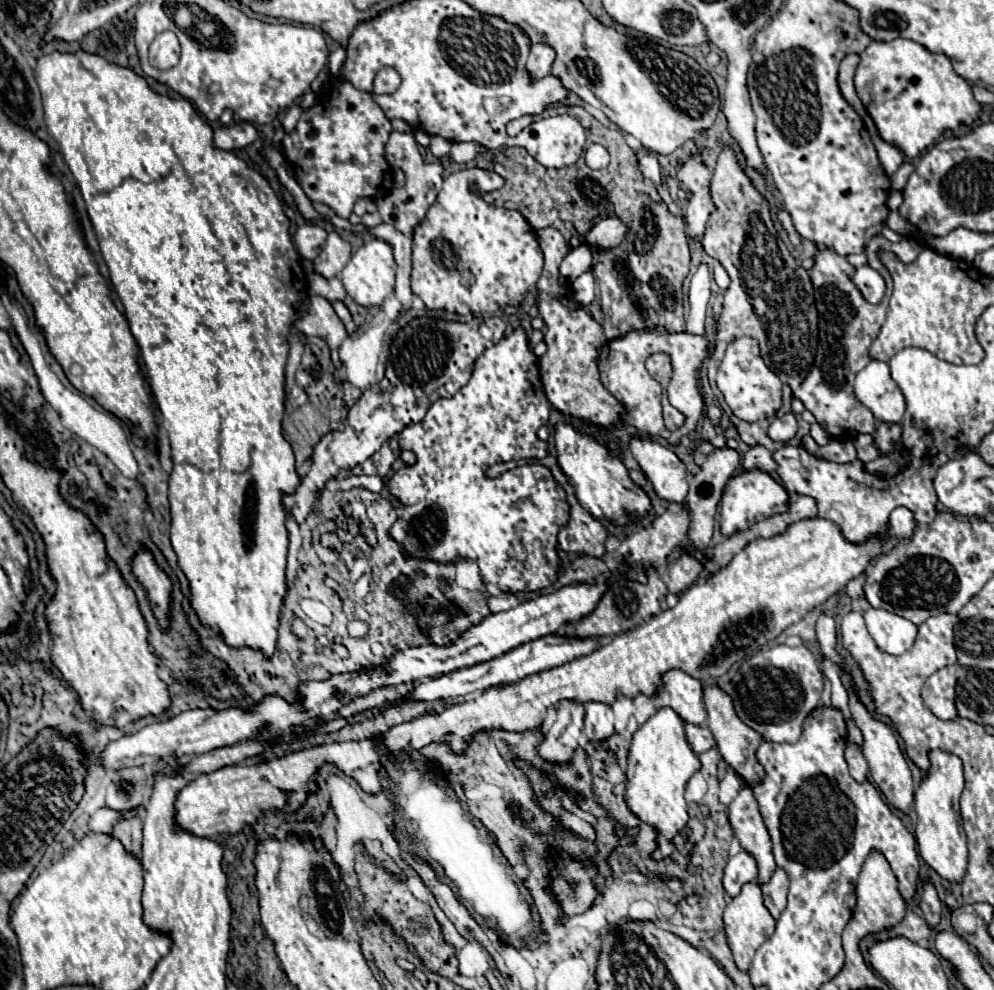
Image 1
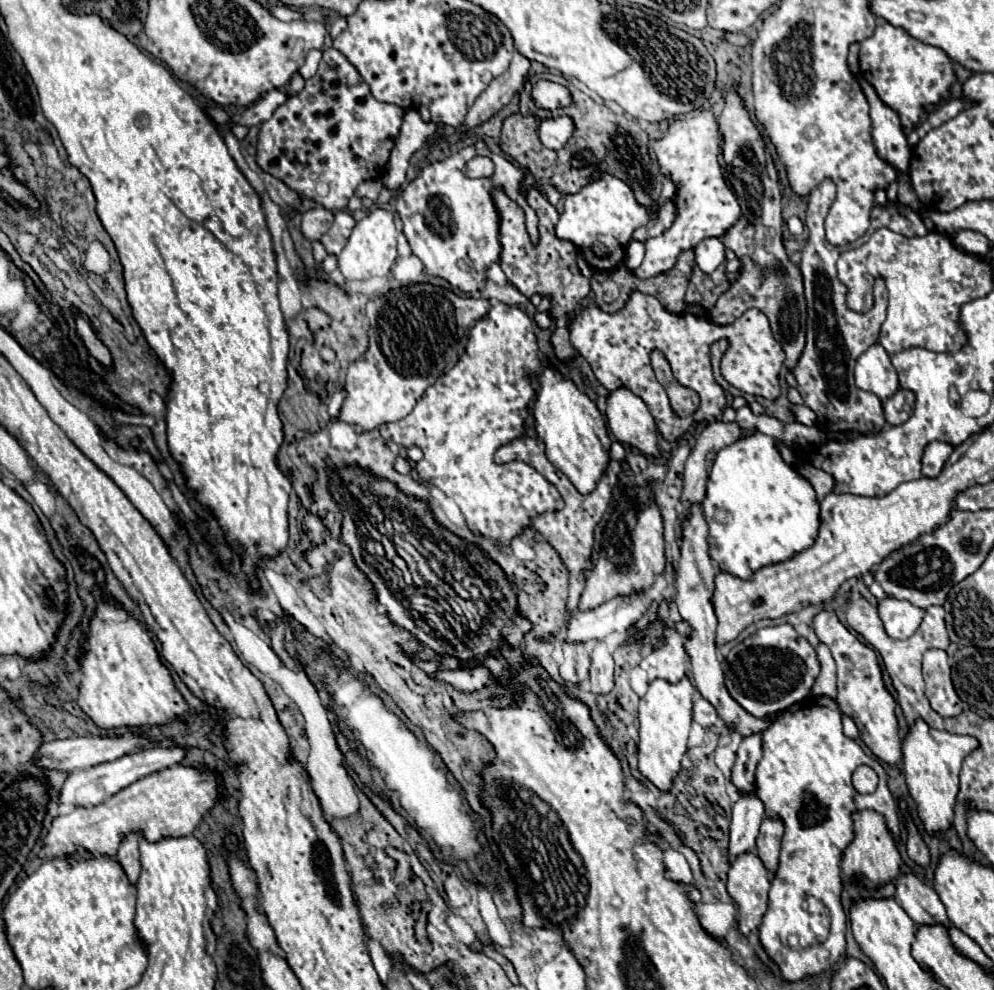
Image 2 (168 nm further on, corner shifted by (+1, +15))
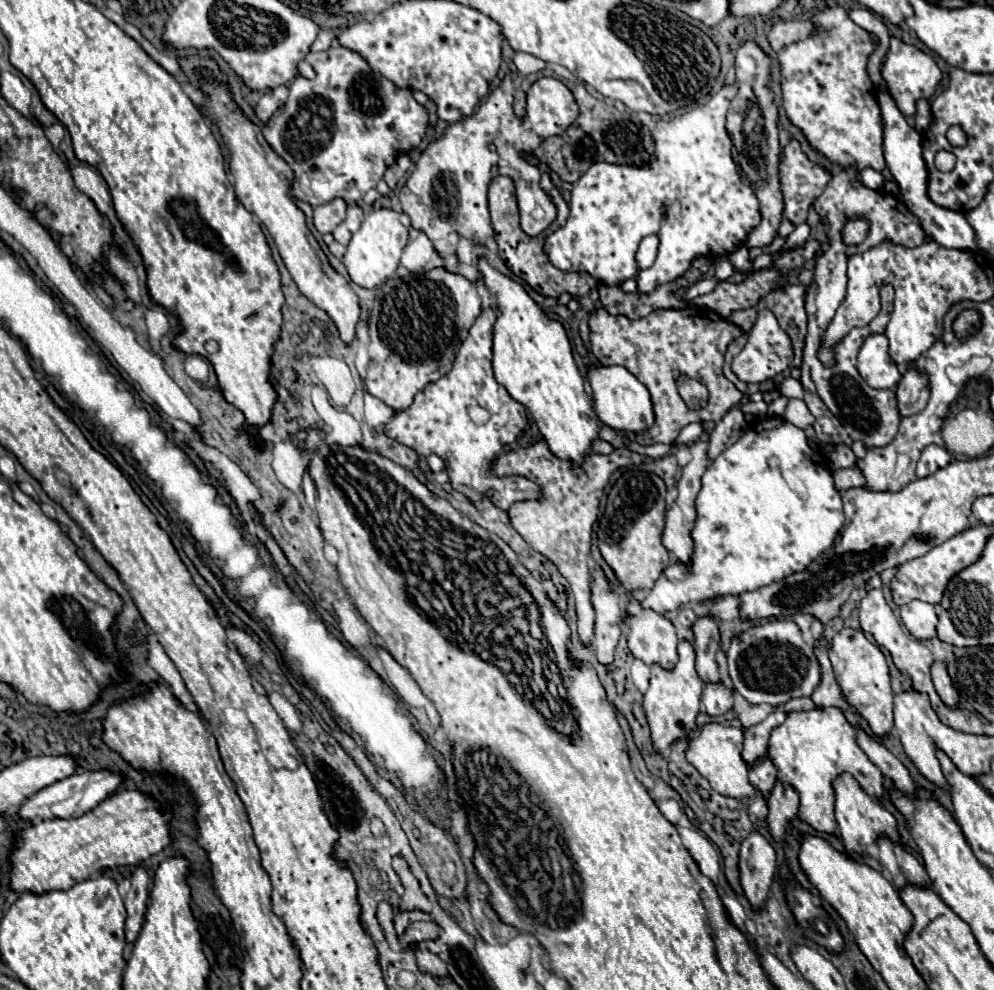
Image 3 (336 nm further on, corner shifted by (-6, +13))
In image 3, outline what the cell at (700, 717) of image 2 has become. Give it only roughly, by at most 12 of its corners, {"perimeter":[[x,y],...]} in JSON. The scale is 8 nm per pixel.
{"perimeter":[[706,682],[702,704],[710,716],[726,714],[734,704],[722,682]]}

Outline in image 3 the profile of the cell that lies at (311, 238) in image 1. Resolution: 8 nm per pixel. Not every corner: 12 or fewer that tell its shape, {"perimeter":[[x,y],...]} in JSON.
{"perimeter":[[334,198],[314,208],[320,234],[332,232],[346,218],[346,202]]}

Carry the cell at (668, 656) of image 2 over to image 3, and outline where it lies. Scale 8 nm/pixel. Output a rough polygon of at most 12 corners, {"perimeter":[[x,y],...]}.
{"perimeter":[[624,608],[628,648],[646,664],[672,668],[678,636],[672,622],[644,610]]}

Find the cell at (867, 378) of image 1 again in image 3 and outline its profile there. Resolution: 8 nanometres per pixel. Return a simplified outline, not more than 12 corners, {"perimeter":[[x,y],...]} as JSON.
{"perimeter":[[870,334],[858,372],[872,388],[894,390],[900,372],[888,338]]}

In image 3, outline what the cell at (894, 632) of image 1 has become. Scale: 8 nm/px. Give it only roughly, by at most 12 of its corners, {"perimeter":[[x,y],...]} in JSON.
{"perimeter":[[912,600],[902,620],[916,640],[936,638],[934,604]]}

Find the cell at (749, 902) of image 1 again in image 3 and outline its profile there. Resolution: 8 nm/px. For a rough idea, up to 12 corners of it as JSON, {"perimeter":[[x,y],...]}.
{"perimeter":[[750,832],[740,846],[740,882],[754,908],[770,892],[776,852]]}

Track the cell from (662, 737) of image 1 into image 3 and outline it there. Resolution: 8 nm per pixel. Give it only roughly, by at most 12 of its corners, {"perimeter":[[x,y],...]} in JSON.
{"perimeter":[[692,640],[652,664],[644,708],[656,750],[696,726],[704,682]]}

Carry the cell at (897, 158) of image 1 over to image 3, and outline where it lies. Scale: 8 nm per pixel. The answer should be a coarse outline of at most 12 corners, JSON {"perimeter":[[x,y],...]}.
{"perimeter":[[882,108],[884,160],[900,198],[940,246],[976,250],[964,214],[926,194],[922,136]]}

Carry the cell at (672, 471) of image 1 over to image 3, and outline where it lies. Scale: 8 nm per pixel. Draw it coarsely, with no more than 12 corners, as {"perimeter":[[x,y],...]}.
{"perimeter":[[588,366],[600,422],[652,426],[650,394],[624,366]]}

